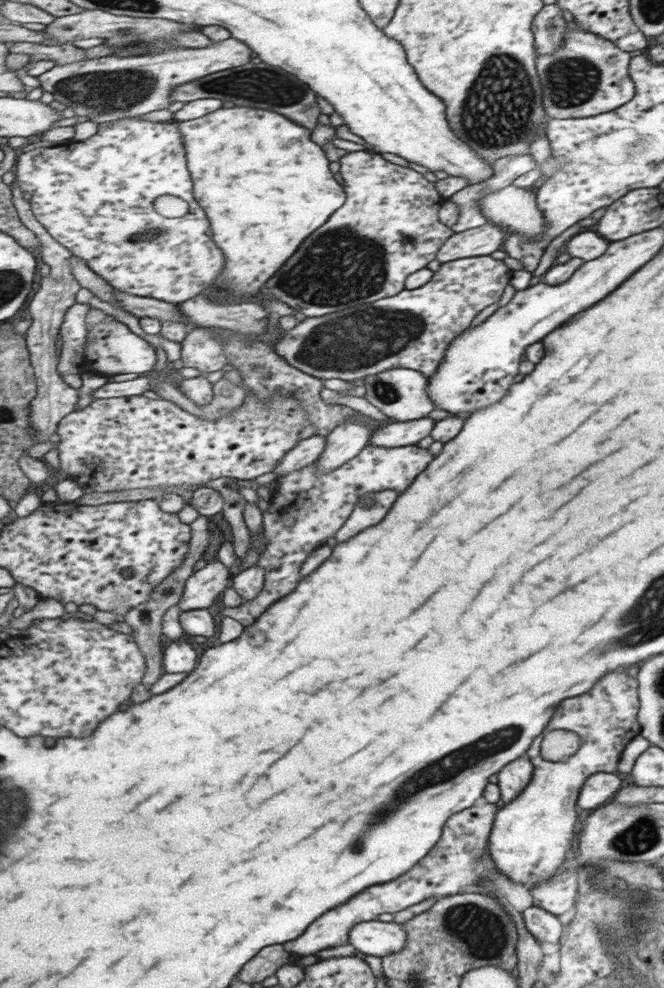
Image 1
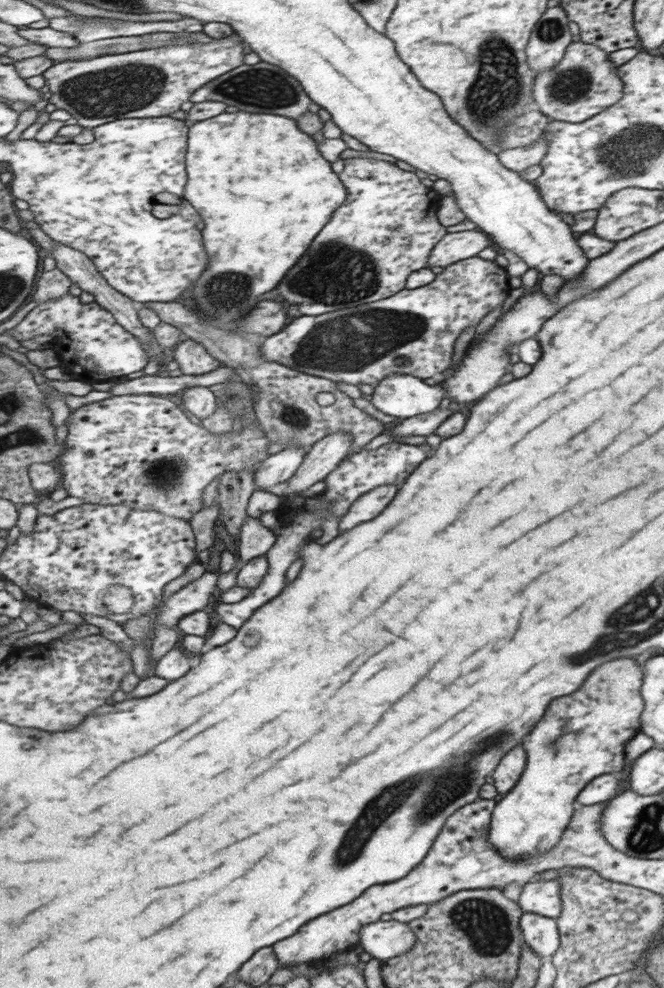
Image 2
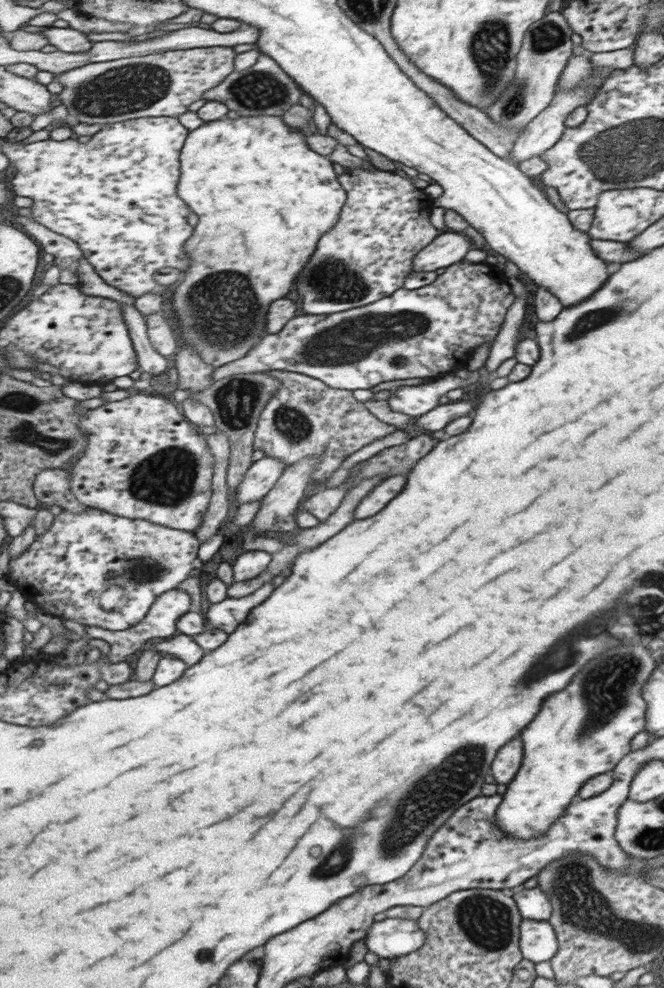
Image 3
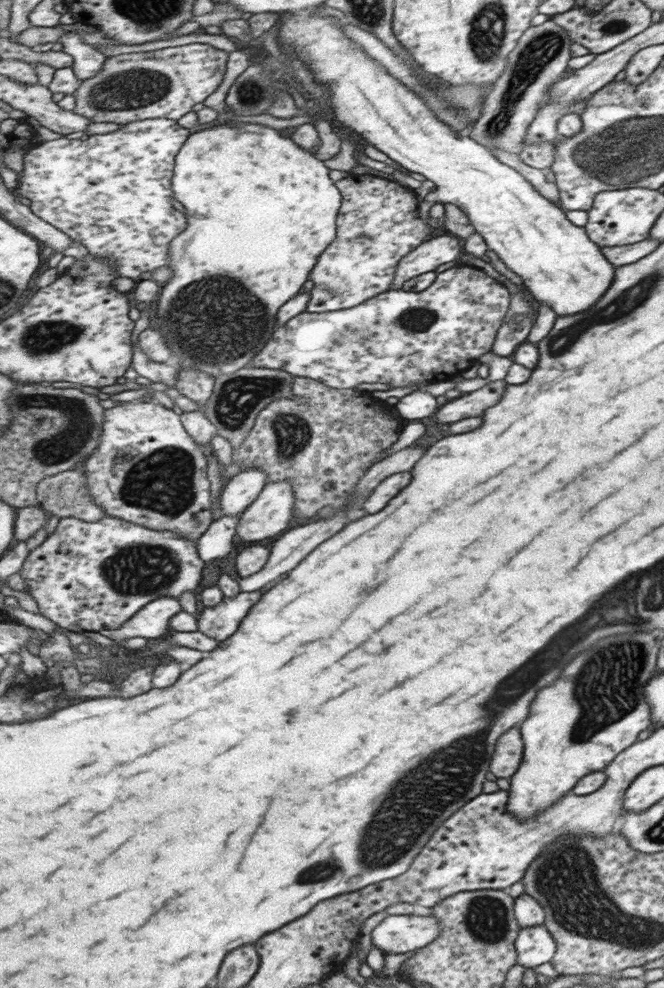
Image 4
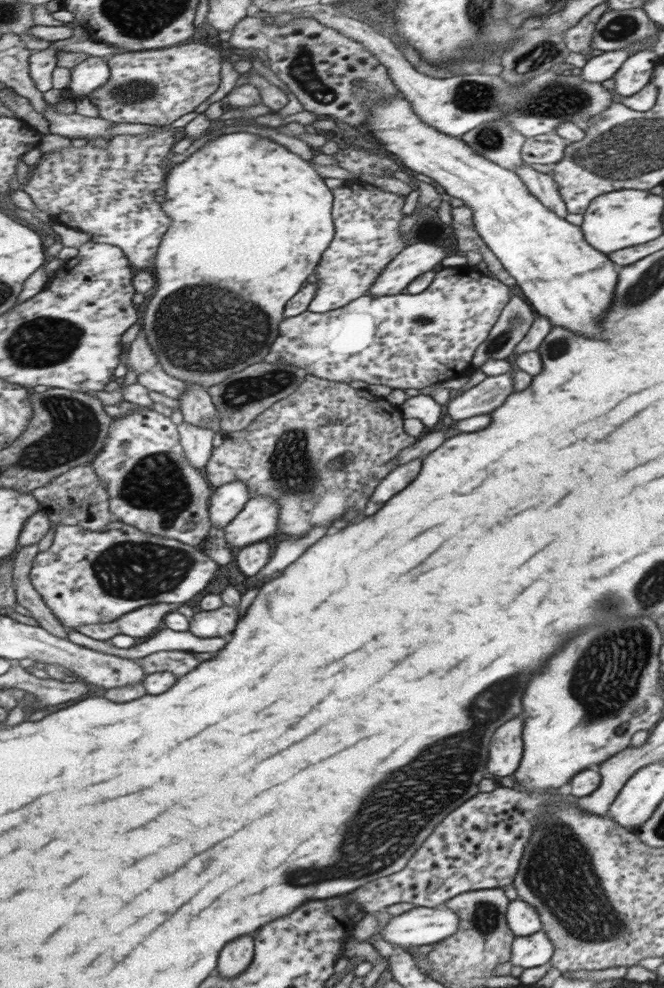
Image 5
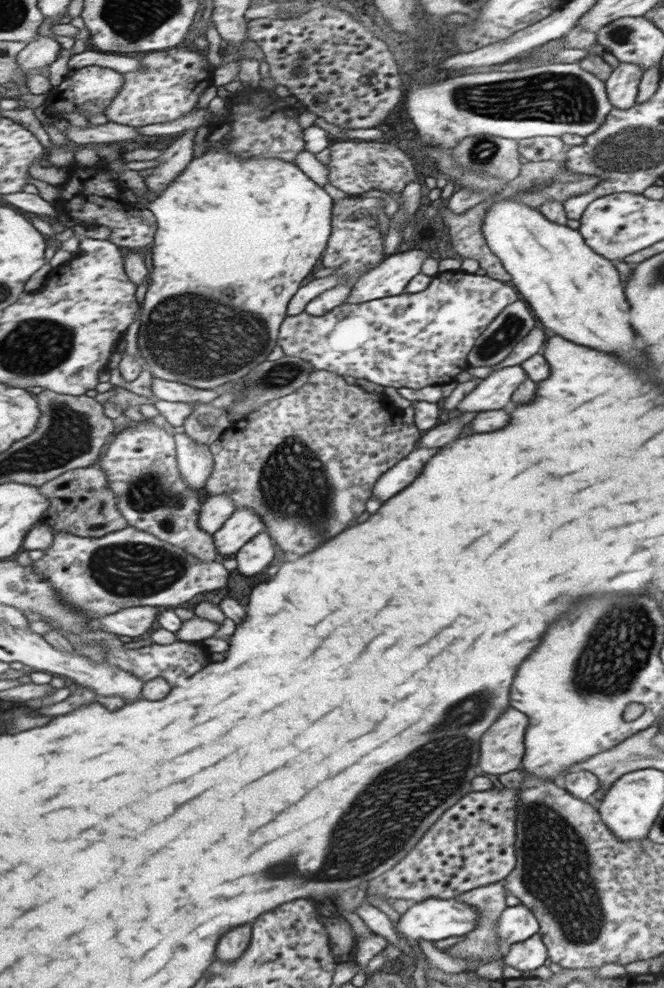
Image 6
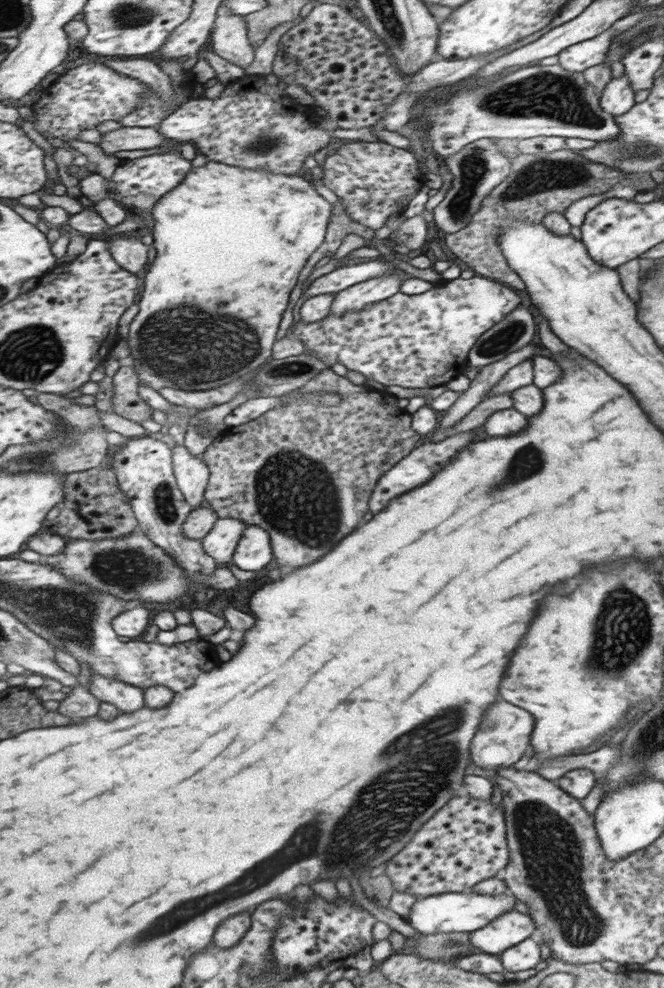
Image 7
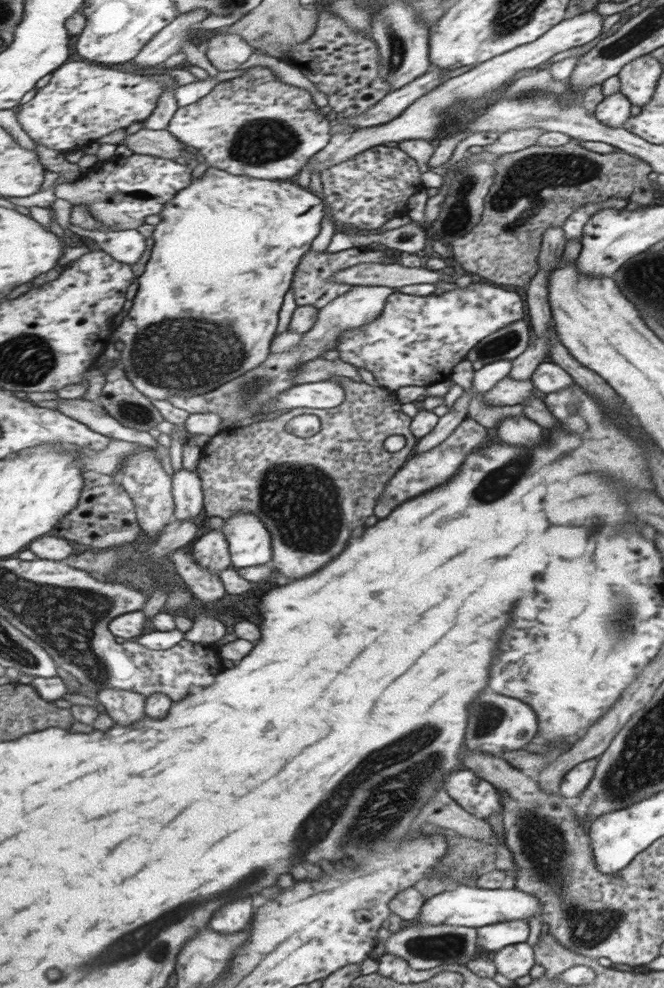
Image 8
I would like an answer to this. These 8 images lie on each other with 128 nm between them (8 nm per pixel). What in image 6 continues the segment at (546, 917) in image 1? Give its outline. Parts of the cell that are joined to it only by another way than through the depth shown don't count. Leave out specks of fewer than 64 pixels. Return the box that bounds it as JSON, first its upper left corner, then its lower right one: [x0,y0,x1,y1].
[501,932,548,972]

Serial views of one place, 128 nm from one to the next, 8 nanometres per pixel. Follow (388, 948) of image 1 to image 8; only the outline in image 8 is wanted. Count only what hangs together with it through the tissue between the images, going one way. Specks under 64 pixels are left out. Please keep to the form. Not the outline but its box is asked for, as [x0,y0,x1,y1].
[414,885,540,928]

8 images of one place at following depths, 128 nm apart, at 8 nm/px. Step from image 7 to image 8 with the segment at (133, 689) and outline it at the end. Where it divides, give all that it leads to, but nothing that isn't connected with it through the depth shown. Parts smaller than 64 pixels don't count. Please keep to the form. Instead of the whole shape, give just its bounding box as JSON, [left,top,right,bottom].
[96,687,147,726]

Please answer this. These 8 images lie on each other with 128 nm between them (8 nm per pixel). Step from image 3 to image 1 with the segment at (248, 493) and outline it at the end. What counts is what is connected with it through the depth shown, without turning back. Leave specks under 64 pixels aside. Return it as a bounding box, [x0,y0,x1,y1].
[273,434,327,479]

